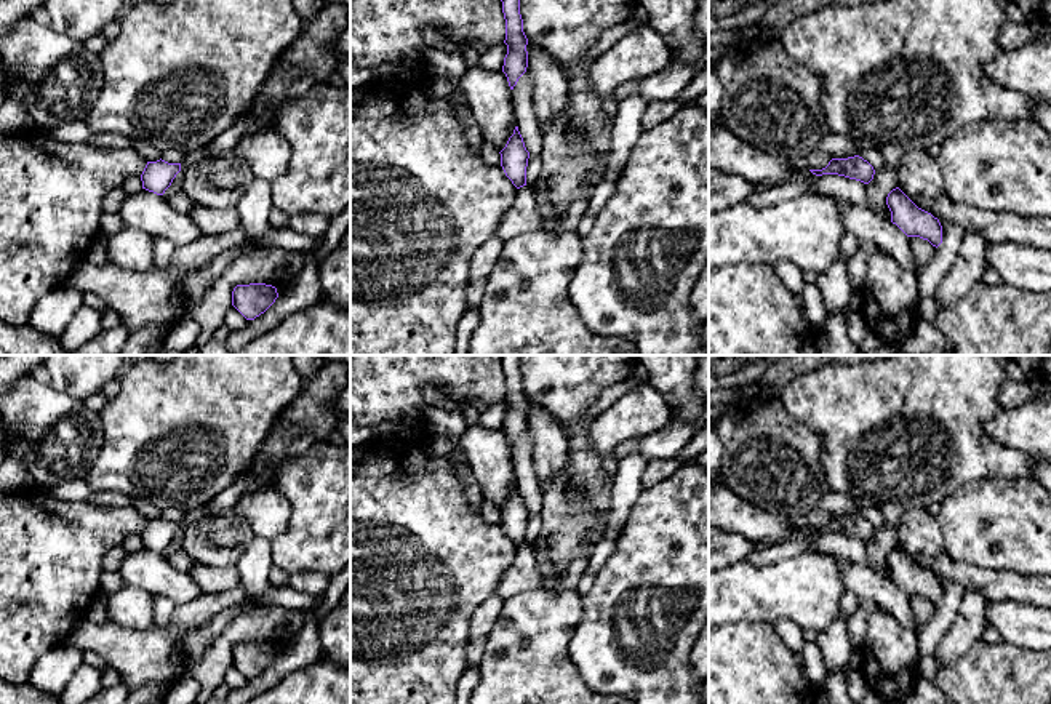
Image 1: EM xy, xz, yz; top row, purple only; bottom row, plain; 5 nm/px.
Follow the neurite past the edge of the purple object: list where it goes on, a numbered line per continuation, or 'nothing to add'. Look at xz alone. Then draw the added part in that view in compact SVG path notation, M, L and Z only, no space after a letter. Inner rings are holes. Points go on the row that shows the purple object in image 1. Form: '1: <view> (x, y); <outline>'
nothing to add

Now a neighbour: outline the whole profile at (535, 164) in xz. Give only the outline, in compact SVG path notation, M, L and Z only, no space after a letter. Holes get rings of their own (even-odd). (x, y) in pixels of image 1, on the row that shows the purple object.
M529 155L526 166L526 186L533 186L542 173L541 155Z

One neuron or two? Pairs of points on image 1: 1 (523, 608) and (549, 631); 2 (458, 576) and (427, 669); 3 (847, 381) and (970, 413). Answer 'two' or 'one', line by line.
1: one
2: one
3: one

